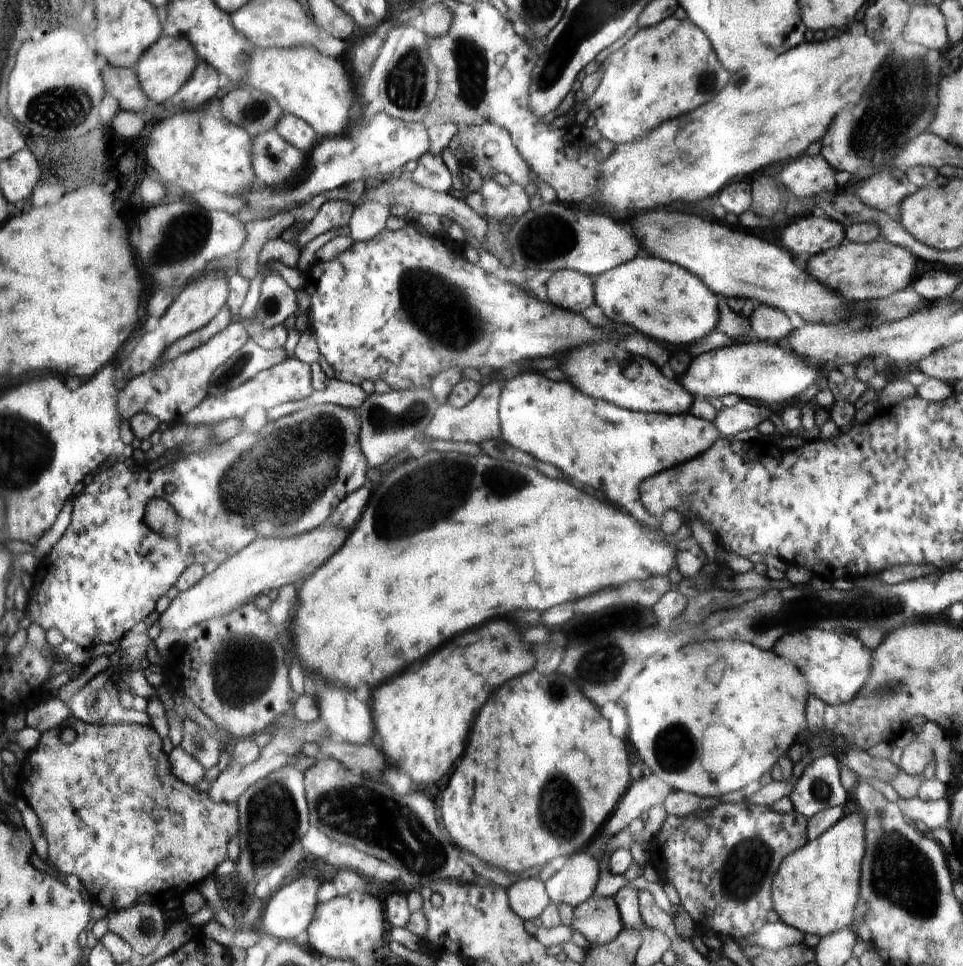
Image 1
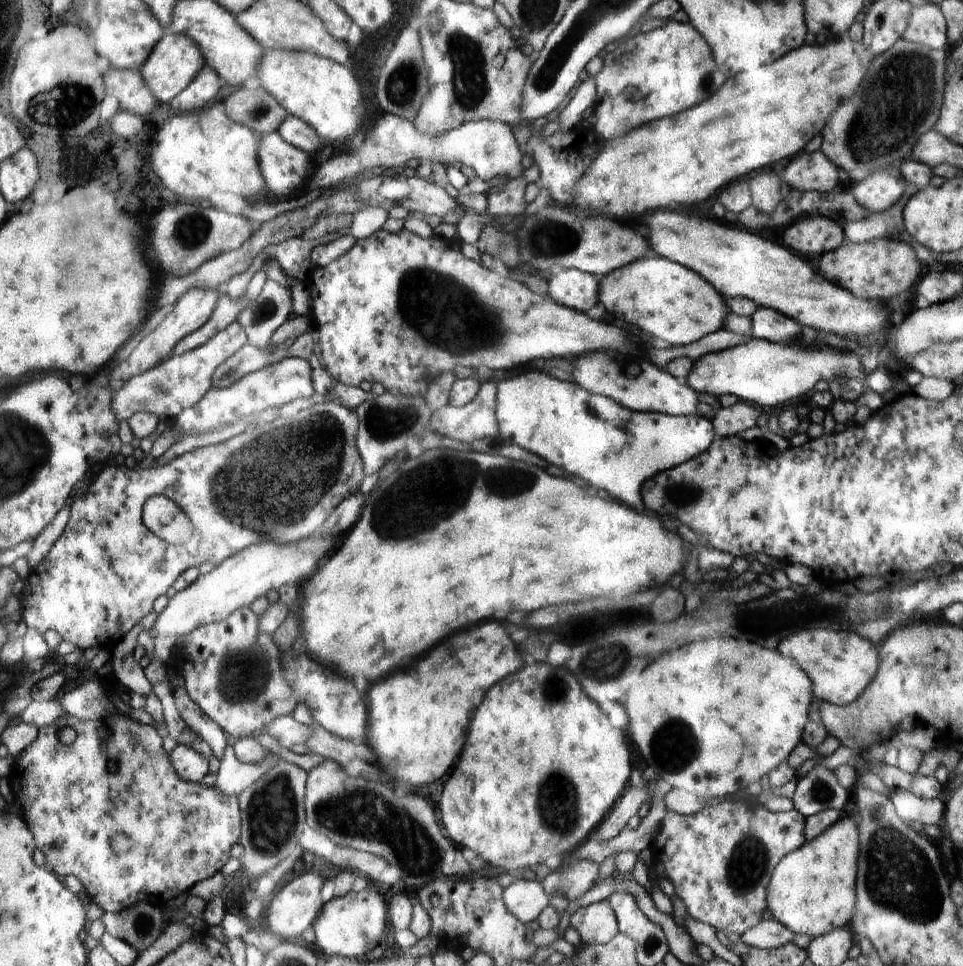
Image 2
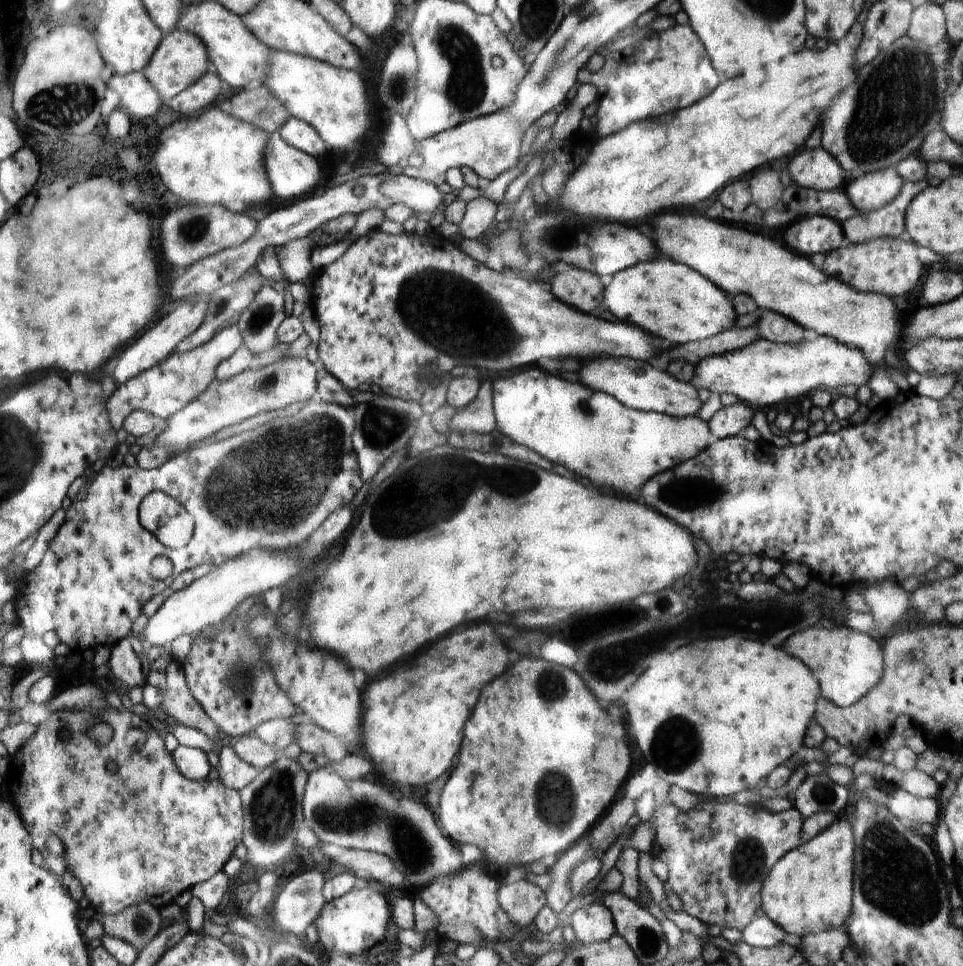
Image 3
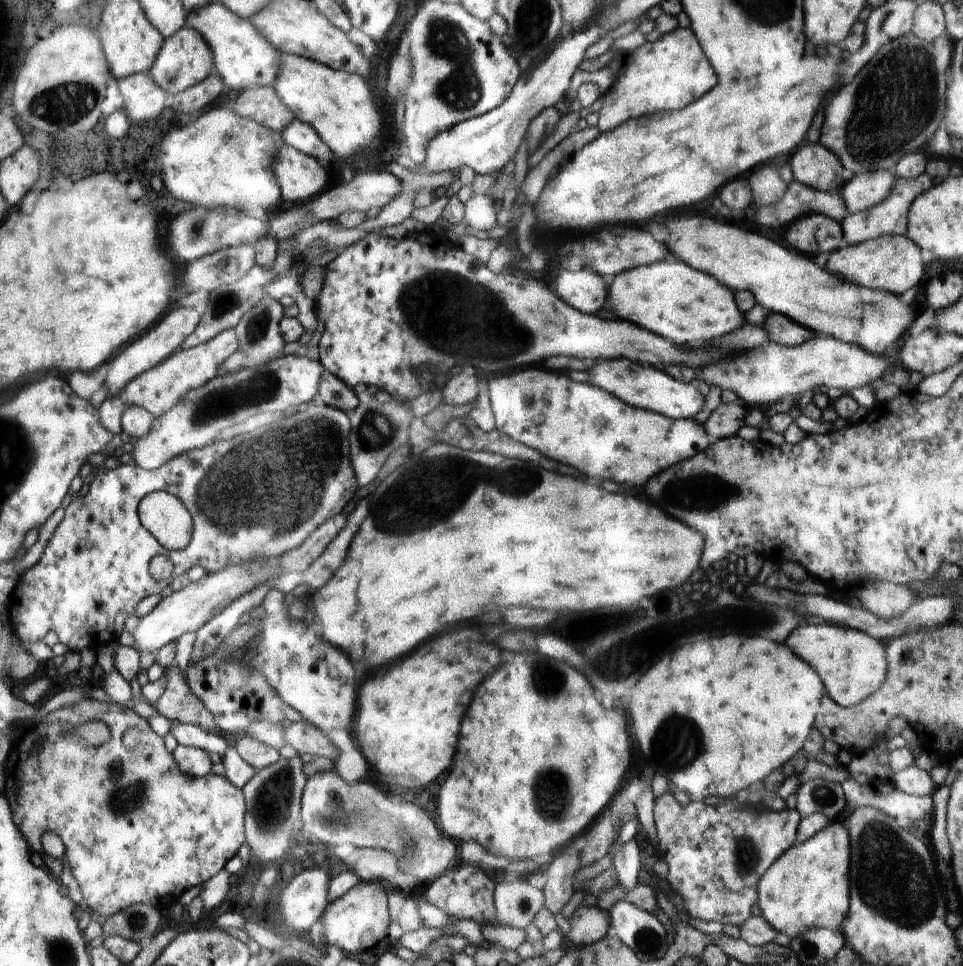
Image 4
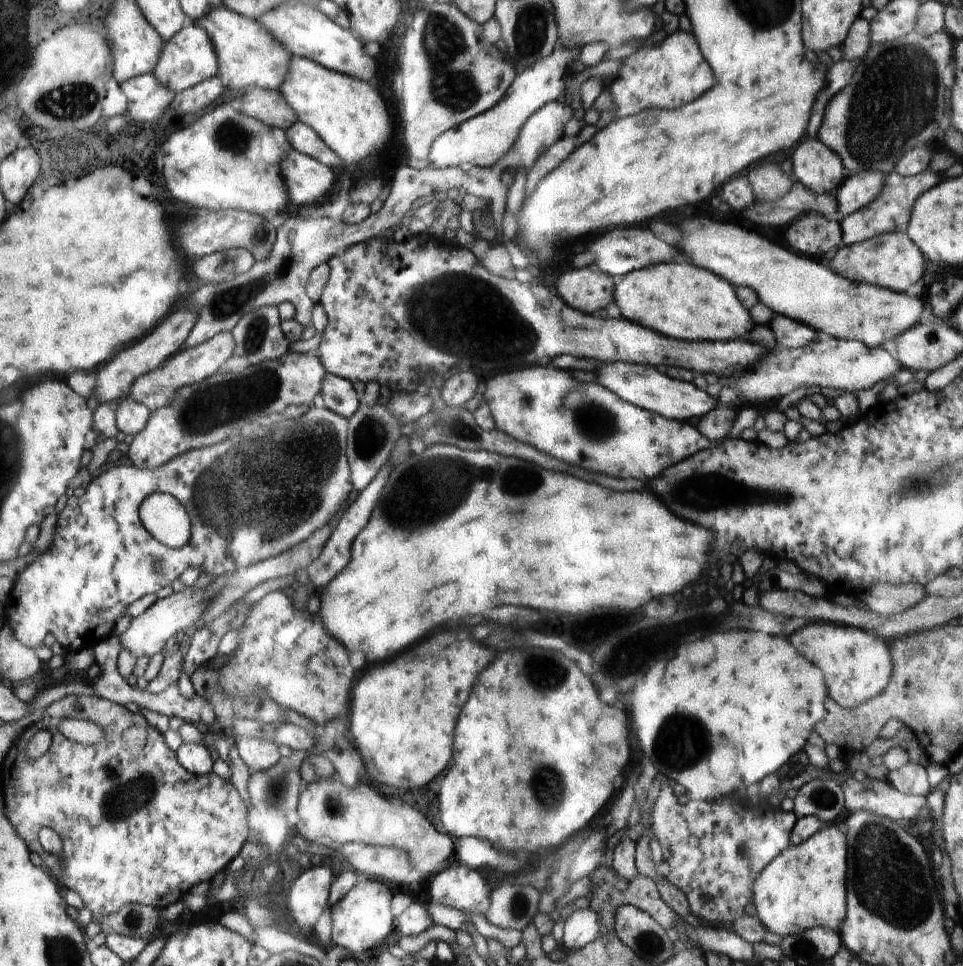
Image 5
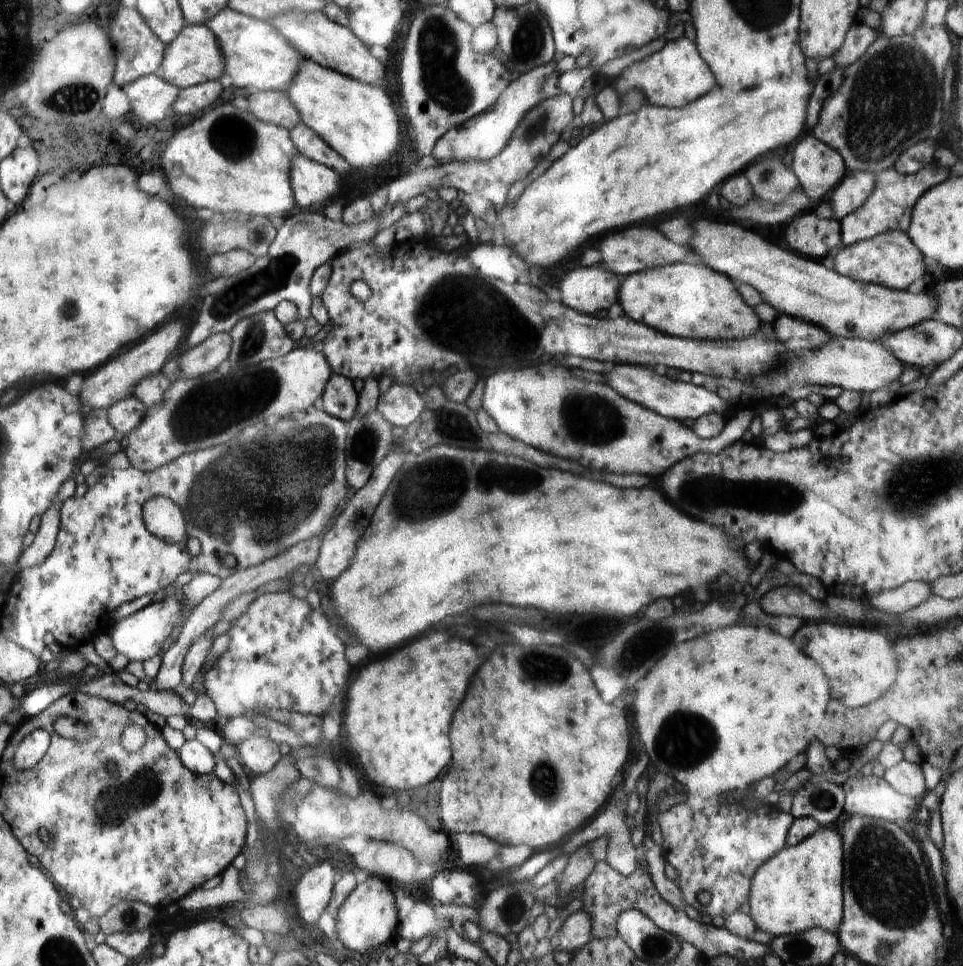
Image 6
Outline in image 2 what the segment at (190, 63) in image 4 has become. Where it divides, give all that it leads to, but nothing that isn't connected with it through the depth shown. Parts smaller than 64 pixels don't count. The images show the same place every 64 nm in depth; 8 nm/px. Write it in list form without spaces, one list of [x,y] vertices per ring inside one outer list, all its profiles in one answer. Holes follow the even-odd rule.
[[[167,34],[165,38],[156,46],[149,60],[141,68],[144,78],[152,92],[158,96],[162,103],[176,99],[192,82],[195,82],[202,72],[202,68],[207,65],[206,56],[200,48],[200,44],[186,34]]]

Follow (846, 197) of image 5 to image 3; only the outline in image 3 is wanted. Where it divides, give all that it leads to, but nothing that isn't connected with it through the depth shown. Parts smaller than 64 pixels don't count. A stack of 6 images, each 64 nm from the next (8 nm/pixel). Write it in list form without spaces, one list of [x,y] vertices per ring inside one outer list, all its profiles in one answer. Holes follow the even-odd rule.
[[[888,167],[853,179],[845,192],[859,212],[870,212],[896,200],[904,186],[905,181],[896,167]]]

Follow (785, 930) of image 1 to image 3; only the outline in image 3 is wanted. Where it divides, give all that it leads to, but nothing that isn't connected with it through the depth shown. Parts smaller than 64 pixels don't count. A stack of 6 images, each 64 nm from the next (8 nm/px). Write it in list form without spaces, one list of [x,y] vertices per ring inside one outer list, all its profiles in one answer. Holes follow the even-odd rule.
[[[761,914],[759,919],[755,919],[741,933],[741,938],[746,944],[760,948],[772,948],[782,943],[787,934],[781,926],[772,922],[766,914]]]

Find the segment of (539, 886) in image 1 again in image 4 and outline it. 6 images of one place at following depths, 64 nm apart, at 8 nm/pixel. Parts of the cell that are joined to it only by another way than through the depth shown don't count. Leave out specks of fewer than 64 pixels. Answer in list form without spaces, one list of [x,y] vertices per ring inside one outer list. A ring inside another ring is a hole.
[[[503,880],[495,886],[496,925],[522,928],[533,922],[536,913],[544,907],[543,890],[538,890],[528,881]]]

